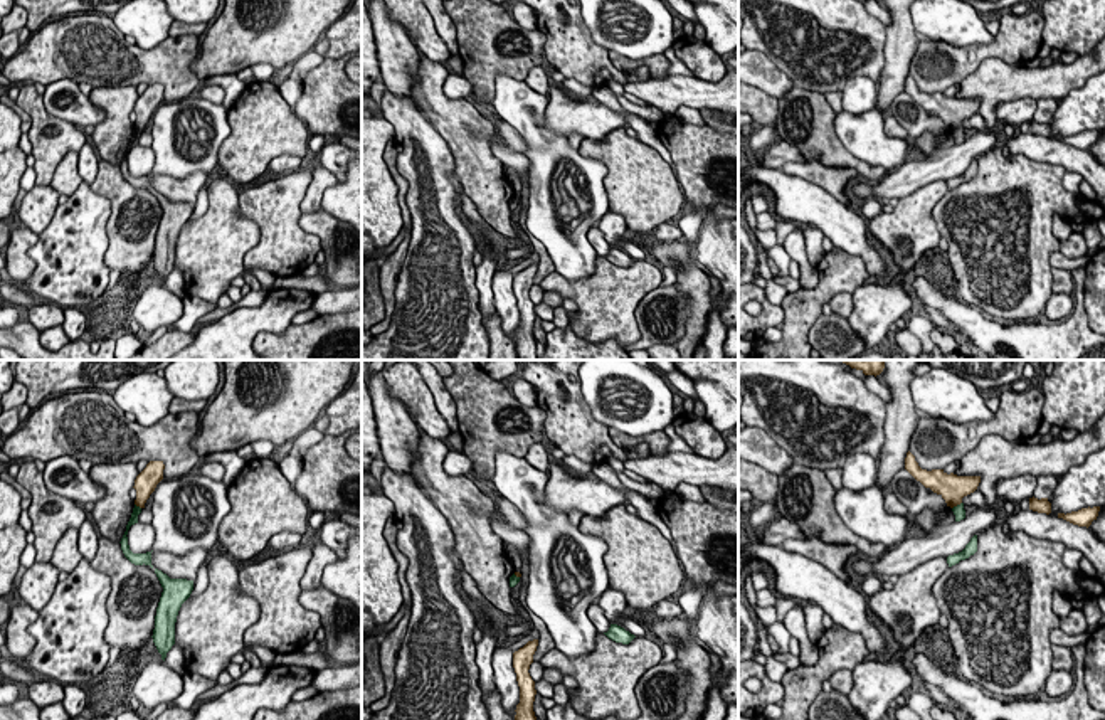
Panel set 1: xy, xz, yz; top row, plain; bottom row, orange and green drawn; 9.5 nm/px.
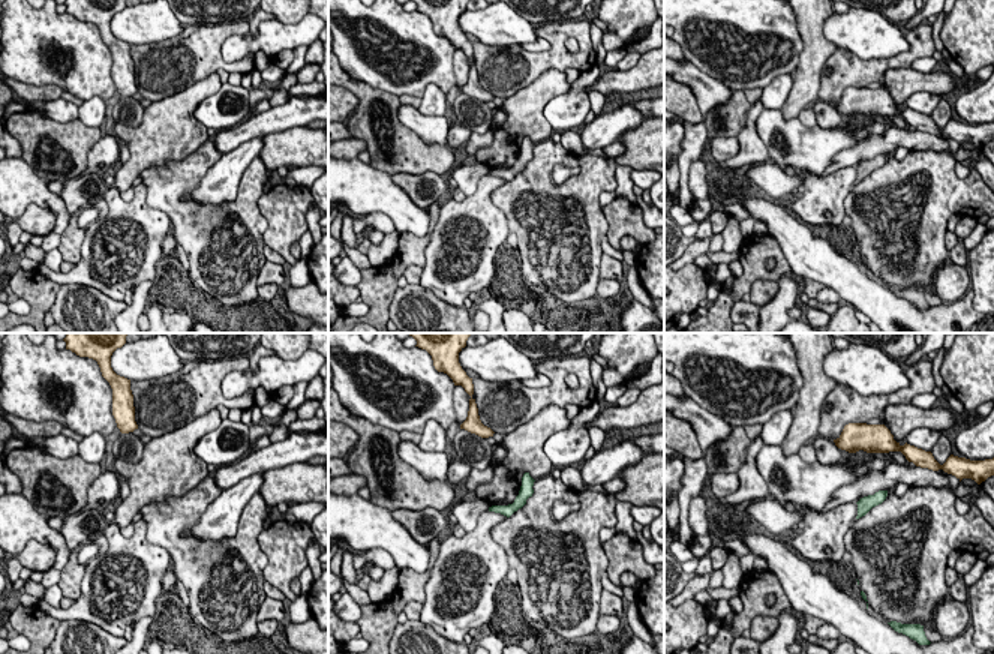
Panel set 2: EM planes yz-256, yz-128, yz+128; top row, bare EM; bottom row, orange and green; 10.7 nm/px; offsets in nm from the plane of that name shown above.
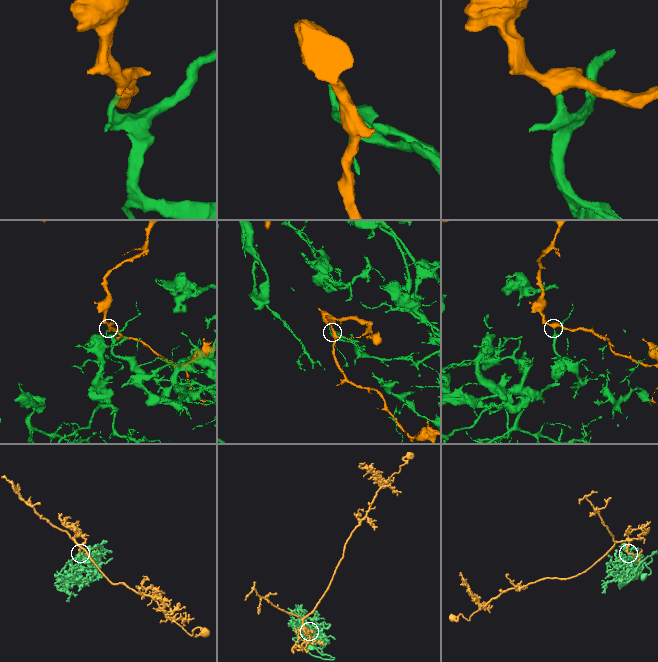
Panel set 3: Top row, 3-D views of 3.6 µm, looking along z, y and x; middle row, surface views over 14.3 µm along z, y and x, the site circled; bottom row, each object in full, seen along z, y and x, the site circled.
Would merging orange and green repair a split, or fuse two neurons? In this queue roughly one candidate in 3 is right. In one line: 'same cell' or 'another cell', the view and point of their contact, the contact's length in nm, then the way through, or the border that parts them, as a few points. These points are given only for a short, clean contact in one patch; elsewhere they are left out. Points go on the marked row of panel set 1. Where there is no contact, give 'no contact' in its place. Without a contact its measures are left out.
another cell | yz (956, 505) | 120 nm | along yz (961, 502), (952, 508)

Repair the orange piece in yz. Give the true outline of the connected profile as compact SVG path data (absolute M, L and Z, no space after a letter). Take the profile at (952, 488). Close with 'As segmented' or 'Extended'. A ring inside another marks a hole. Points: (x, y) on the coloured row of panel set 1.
M910 451L905 458L905 469L925 488L940 495L950 508L960 505L962 498L974 493L981 483L981 476L957 476L954 473L947 474L944 469L922 469Z. As segmented

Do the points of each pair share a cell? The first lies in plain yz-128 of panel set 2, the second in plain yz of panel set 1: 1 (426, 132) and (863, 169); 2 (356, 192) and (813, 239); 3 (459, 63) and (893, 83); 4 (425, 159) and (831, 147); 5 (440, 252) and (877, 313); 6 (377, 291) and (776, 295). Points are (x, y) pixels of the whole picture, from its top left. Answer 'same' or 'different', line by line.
1: different
2: different
3: same
4: same
5: same
6: different

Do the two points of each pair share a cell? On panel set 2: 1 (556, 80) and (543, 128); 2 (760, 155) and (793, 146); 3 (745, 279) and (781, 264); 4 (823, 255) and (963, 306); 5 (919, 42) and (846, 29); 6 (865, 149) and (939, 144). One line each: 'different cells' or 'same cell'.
1: same cell
2: different cells
3: same cell
4: same cell
5: different cells
6: same cell

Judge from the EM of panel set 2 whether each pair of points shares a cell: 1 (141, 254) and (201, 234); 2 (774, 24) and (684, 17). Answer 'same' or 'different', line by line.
1: different
2: same

